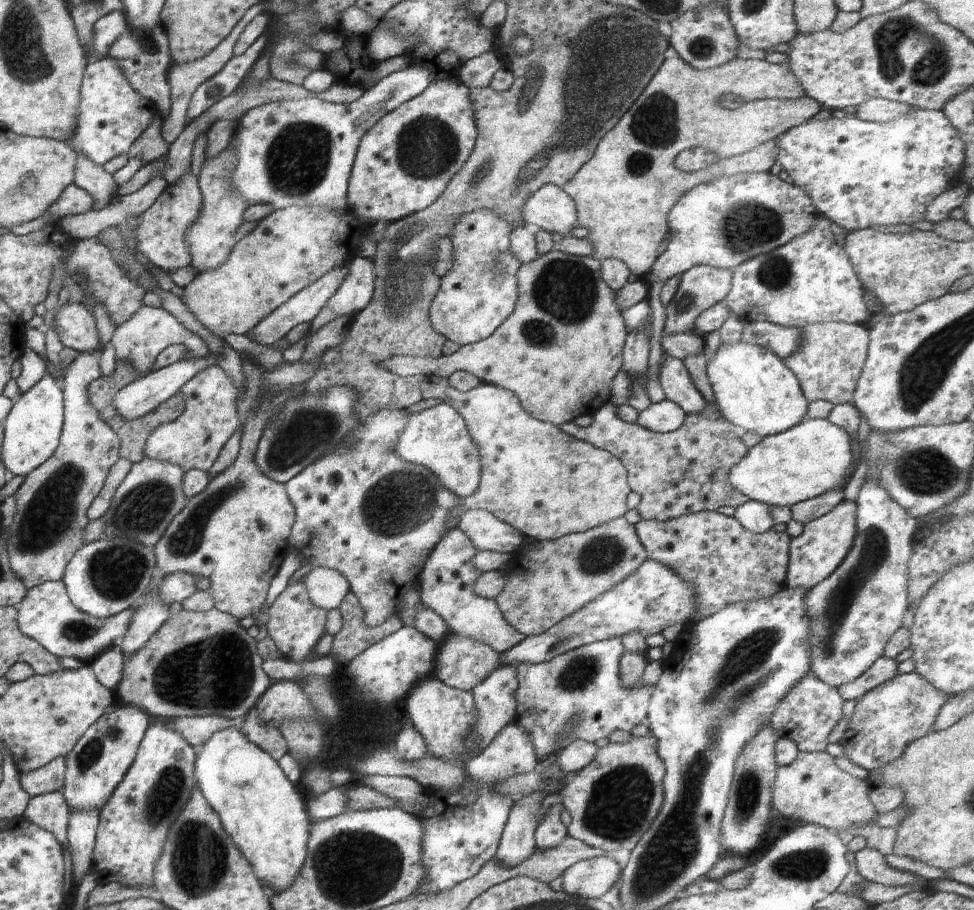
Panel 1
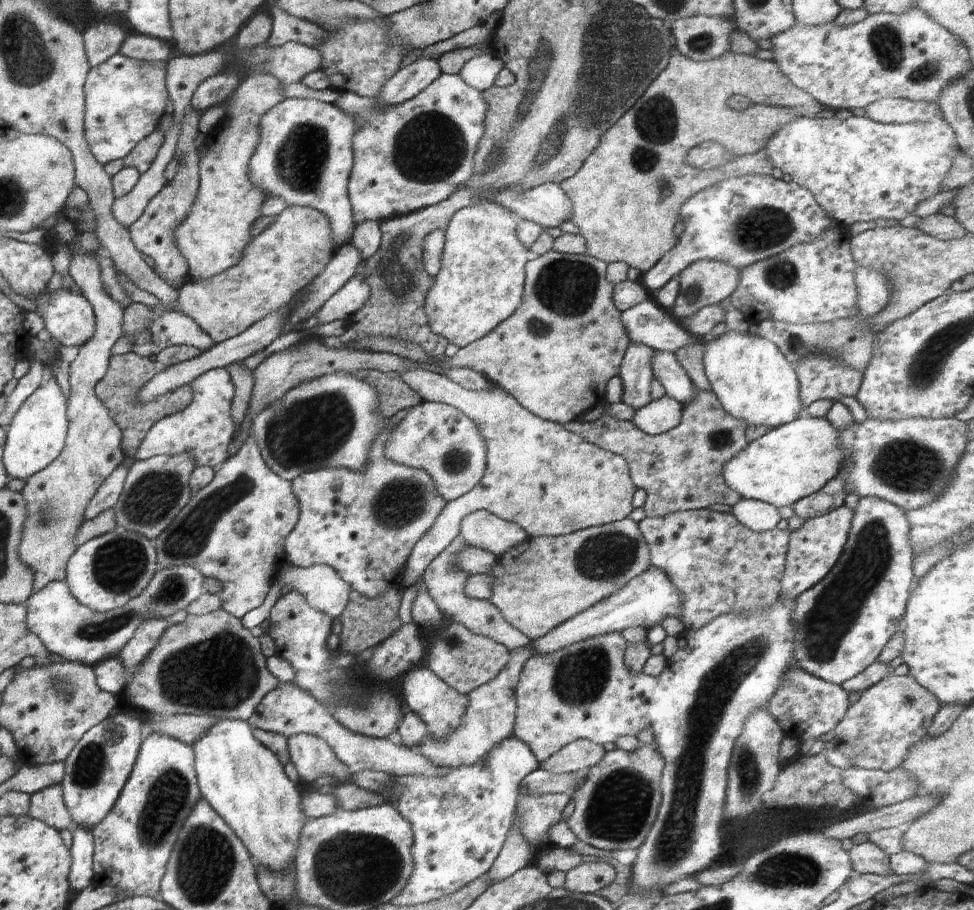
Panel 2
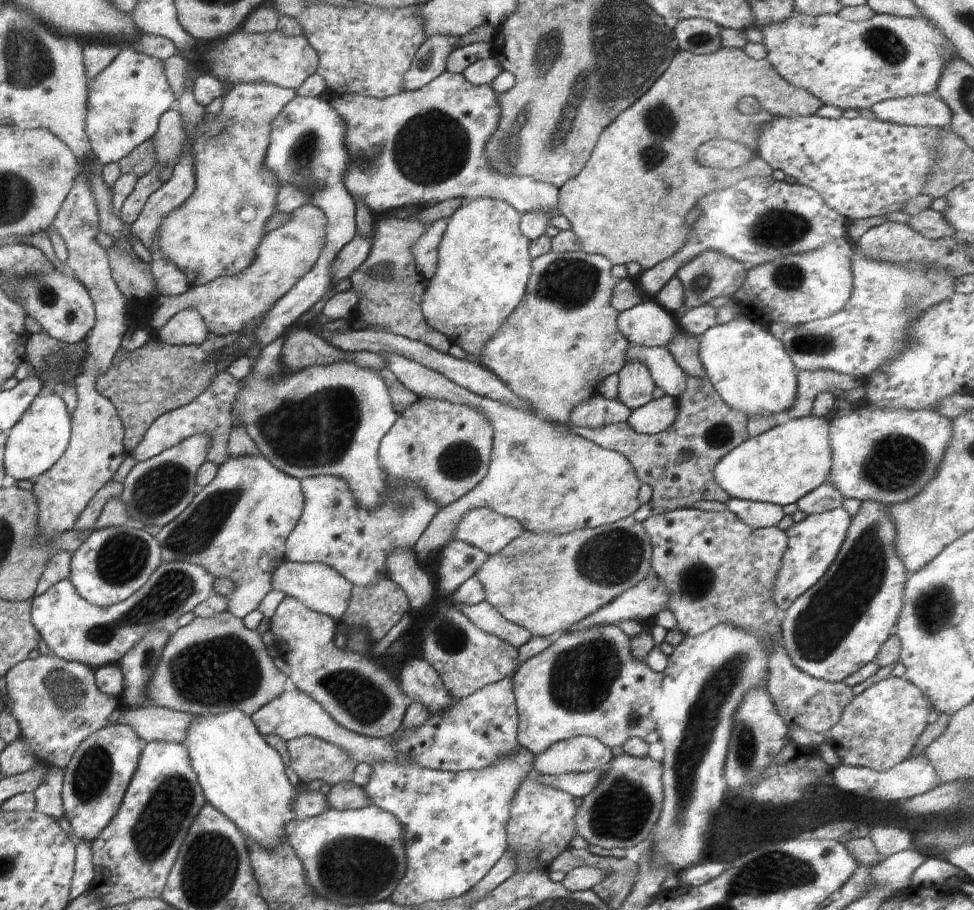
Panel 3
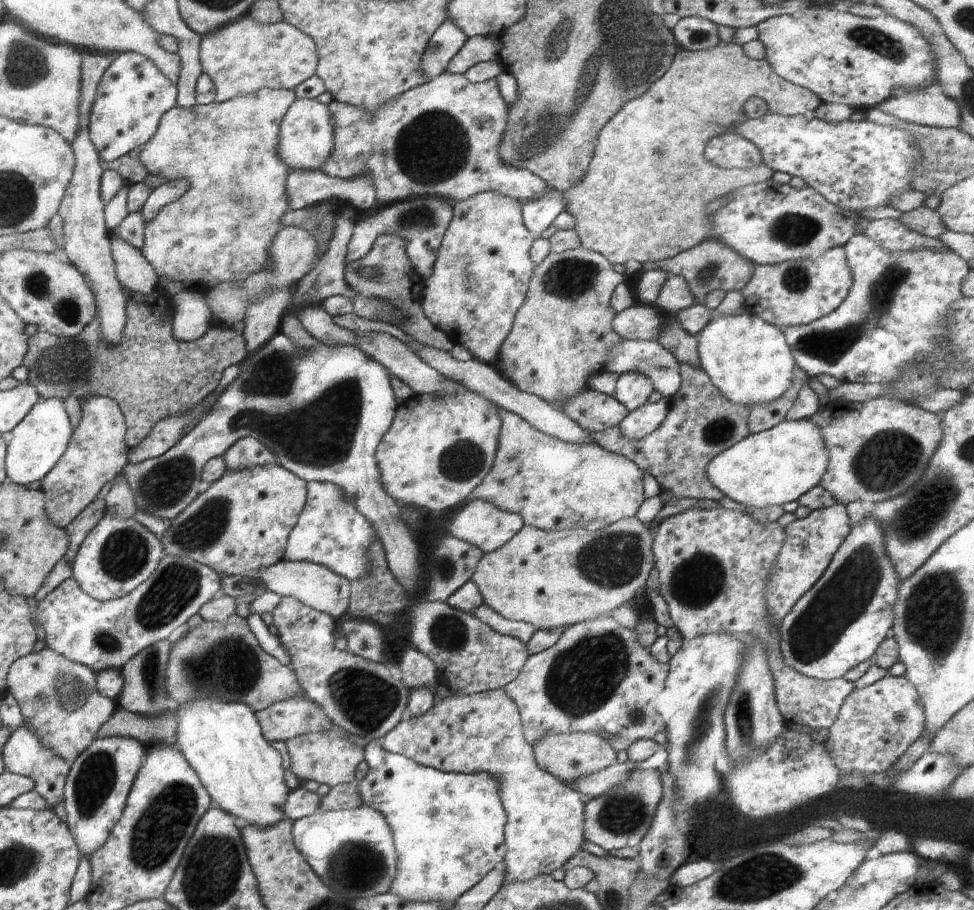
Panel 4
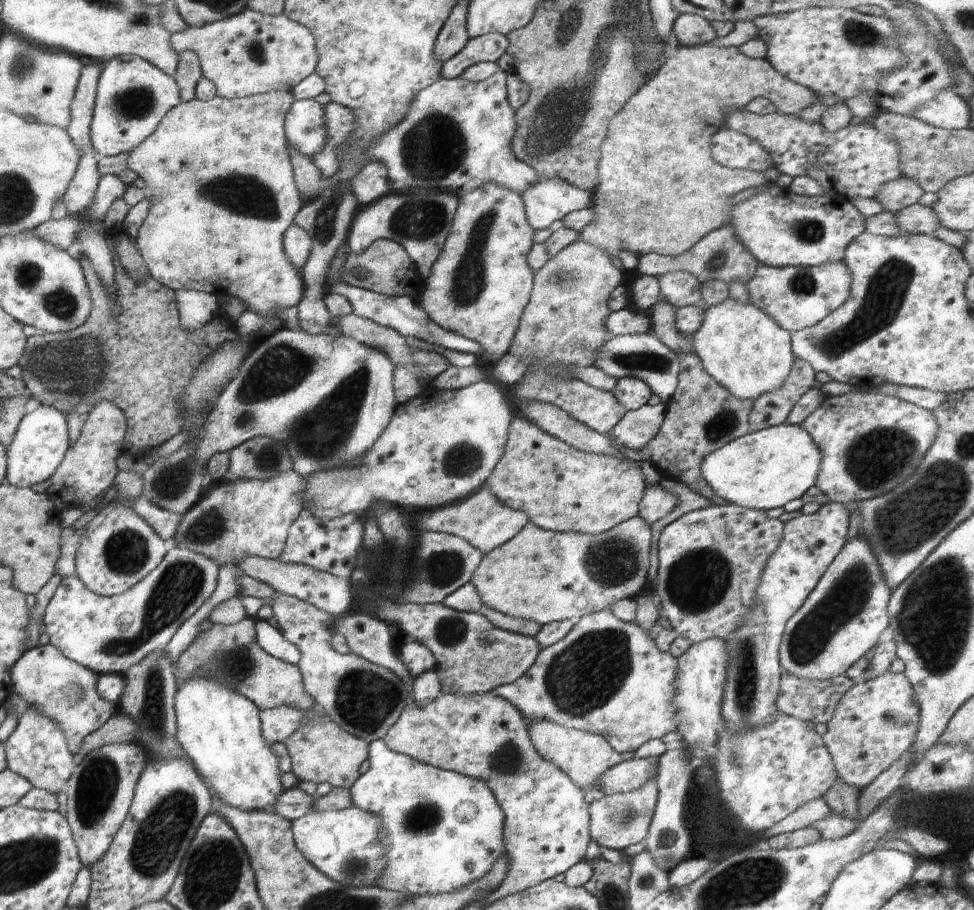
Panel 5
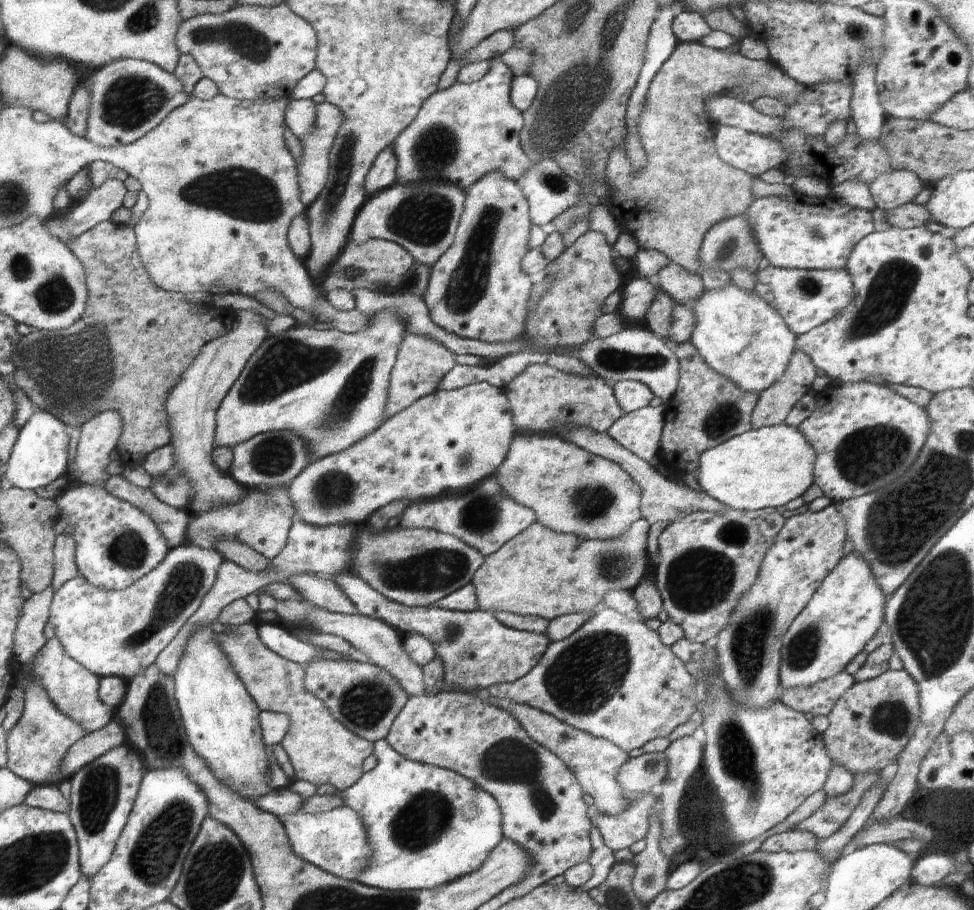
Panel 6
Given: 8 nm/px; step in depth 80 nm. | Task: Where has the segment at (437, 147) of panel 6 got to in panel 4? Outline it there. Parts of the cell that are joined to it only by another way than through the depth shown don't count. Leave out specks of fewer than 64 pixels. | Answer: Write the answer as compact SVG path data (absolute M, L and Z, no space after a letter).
M444 72L440 76L436 76L428 82L418 86L418 88L412 88L408 92L404 92L402 96L398 96L396 100L392 100L392 104L386 104L384 108L380 108L380 112L366 112L364 108L356 106L350 103L344 103L340 101L332 101L327 108L332 114L333 128L334 128L334 148L328 156L328 160L324 162L322 171L327 176L348 179L354 178L354 176L370 176L370 180L374 182L374 188L376 188L376 201L379 205L393 204L394 202L400 202L400 200L407 200L414 196L438 196L439 198L446 198L452 202L467 200L476 196L478 192L498 192L504 194L504 196L510 196L514 200L518 200L520 204L524 205L524 202L528 200L538 200L540 196L544 196L550 188L538 177L534 172L530 170L524 170L524 168L512 168L510 164L504 164L504 160L500 158L500 142L504 138L504 130L508 128L508 110L510 110L508 104L503 101L502 94L500 94L500 88L498 88L498 80L492 78L487 82L480 82L479 84L473 84L468 81L462 74L448 74Z

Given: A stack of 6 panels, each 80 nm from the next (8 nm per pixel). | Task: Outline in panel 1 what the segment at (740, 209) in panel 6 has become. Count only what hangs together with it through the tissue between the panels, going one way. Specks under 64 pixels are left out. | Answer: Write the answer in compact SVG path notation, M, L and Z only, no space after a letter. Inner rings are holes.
M669 46L666 49L664 60L660 65L660 68L654 73L654 76L650 79L650 82L644 88L644 92L638 96L638 100L634 101L634 106L631 106L624 116L620 117L620 120L612 127L610 132L607 132L602 140L597 144L596 150L592 155L592 158L588 160L586 164L563 186L564 192L574 201L577 210L577 224L580 227L587 228L589 230L588 239L592 246L595 246L594 258L597 258L600 262L605 258L617 258L622 260L626 266L628 266L630 272L635 274L640 279L645 279L648 276L649 271L658 256L658 248L660 244L664 242L664 238L668 236L668 213L669 210L676 204L676 201L681 197L684 192L688 192L690 188L694 188L696 184L704 182L704 180L712 180L714 177L719 176L732 176L736 173L768 173L772 165L776 163L777 159L777 140L782 133L785 133L788 129L798 126L799 124L810 121L817 117L818 112L823 109L819 102L816 102L813 98L810 98L805 94L805 90L802 88L800 81L794 76L792 71L789 71L788 66L770 64L766 60L742 60L739 58L734 59L730 63L723 64L719 67L714 67L708 70L698 70L692 68L687 62L684 62L678 53ZM731 94L736 95L744 102L738 105L735 109L727 109L719 105L719 98L722 95ZM704 147L706 150L713 152L717 155L718 160L714 161L710 166L699 170L698 172L680 172L676 170L674 166L674 159L684 148L696 148Z

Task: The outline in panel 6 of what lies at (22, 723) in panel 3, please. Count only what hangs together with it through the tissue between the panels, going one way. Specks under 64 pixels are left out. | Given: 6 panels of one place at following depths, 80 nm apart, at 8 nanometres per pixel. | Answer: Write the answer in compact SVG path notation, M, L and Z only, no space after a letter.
M56 637L48 639L36 654L34 676L40 680L53 705L62 713L77 722L86 733L104 728L114 718L116 709L106 704L99 697L100 678L91 670L84 668L63 647Z

